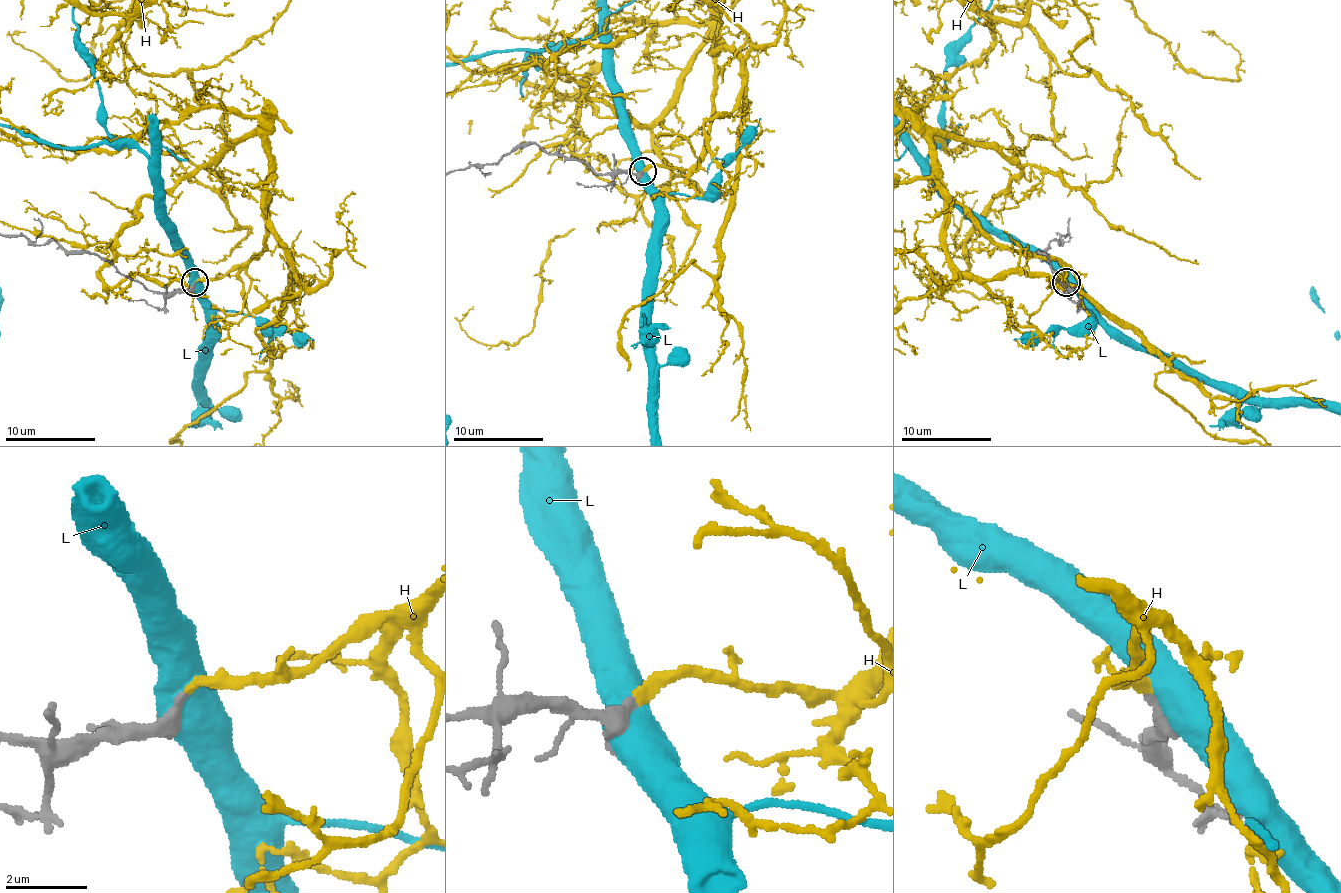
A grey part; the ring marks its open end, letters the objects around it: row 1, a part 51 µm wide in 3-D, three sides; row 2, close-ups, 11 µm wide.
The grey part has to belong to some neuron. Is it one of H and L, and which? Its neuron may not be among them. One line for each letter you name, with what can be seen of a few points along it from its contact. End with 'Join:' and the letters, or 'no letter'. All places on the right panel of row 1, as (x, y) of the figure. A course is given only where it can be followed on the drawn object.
Join: H

